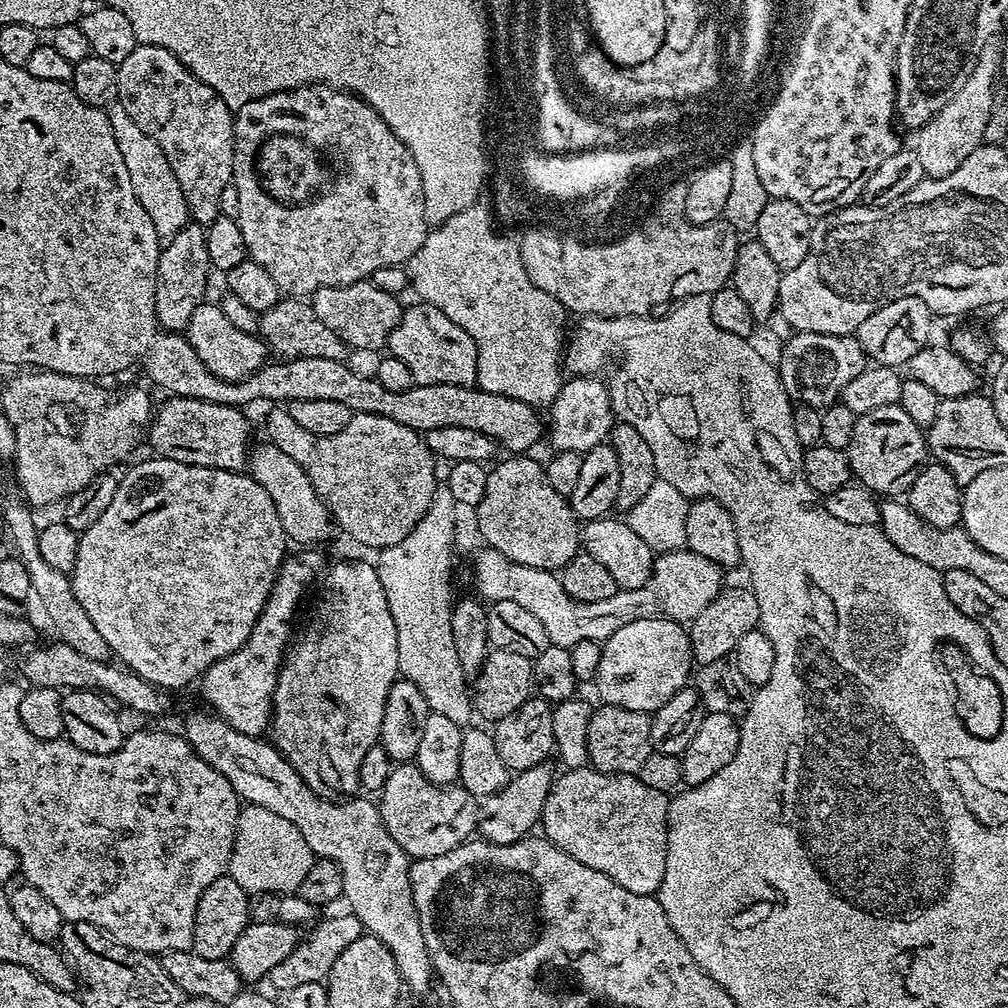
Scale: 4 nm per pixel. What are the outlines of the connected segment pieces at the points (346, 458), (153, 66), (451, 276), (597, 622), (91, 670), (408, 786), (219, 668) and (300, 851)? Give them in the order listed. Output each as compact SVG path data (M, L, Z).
M276 406L268 416L264 428L268 431L267 443L278 446L282 454L294 458L298 466L310 478L314 490L328 507L335 527L341 533L364 542L367 546L379 549L394 546L394 542L402 542L414 526L430 510L430 502L434 498L434 490L438 483L436 477L437 457L428 449L423 435L410 426L402 426L402 422L394 422L394 418L384 418L382 414L366 414L357 412L352 415L350 422L338 434L319 436L302 430L294 418L290 418L287 407Z
M137 43L134 50L122 62L116 65L116 100L138 122L138 127L146 130L158 146L162 146L162 154L166 154L166 162L170 162L170 170L174 170L174 178L178 178L178 186L182 186L182 198L186 198L188 215L195 223L206 226L221 215L222 190L232 183L234 170L234 150L232 149L232 125L234 112L218 98L206 82L189 70L185 64L170 50L153 44Z
M484 202L466 206L466 210L435 225L424 245L406 265L410 288L420 295L417 297L423 303L438 306L438 310L442 310L450 322L458 322L458 326L462 326L462 330L474 338L478 350L476 381L483 392L518 398L533 406L550 406L554 398L558 398L558 390L565 382L560 372L562 353L566 347L566 310L558 298L550 298L546 290L538 290L538 286L530 282L530 274L526 274L526 266L522 266L519 243L508 236L499 236L495 227L493 209Z
M487 546L481 547L481 549L481 552L476 556L476 561L472 564L472 576L476 579L477 593L475 592L475 595L484 602L494 600L518 602L518 606L530 610L530 614L534 614L534 618L538 618L542 622L542 626L546 626L549 644L557 644L567 649L573 648L578 642L586 642L587 640L601 642L609 640L614 634L614 630L622 630L622 626L639 620L663 618L677 622L691 622L694 618L698 618L698 614L702 614L702 610L706 610L706 606L710 606L710 602L714 602L714 598L718 598L718 594L726 584L725 573L708 558L702 558L687 550L661 552L653 559L652 573L646 586L642 586L638 590L619 590L612 598L602 602L582 602L576 601L563 589L561 577L556 572L547 572L534 566L522 566L518 562L506 558L506 554L498 554L498 550Z
M54 642L54 644L46 645L45 648L36 648L33 652L26 653L24 656L24 676L29 680L27 682L29 685L37 688L98 691L110 697L115 703L120 702L132 711L146 716L158 716L170 706L167 691L146 683L140 676L134 675L128 669L115 663L86 658L86 654L80 654L61 642Z
M400 762L393 767L390 778L386 778L386 786L378 794L378 807L390 838L394 838L394 842L398 842L400 849L412 860L446 854L473 839L478 832L480 804L477 797L462 786L441 786L430 782L414 762Z
M300 550L297 552L300 552L297 556L289 555L280 565L280 573L276 576L266 606L254 626L250 638L246 638L244 645L238 650L234 650L234 654L211 664L198 681L198 689L200 688L205 702L209 704L205 705L220 719L225 720L230 726L234 726L234 730L247 736L263 737L269 731L272 723L272 695L276 689L280 667L284 665L290 641L294 636L292 623L296 620L296 611L299 610L300 603L303 602L304 595L308 592L308 587L312 583L312 587L317 583L318 577L326 568L324 556L320 550Z
M250 804L240 814L227 875L232 876L234 882L238 882L238 886L249 894L292 894L299 889L302 878L306 878L313 859L310 846L306 846L306 838L302 838L298 826L286 822L286 818L278 818L274 810Z

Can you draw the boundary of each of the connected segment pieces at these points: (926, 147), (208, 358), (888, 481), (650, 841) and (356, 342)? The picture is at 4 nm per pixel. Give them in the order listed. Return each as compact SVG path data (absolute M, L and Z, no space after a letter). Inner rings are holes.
M979 67L970 70L966 82L962 82L962 90L954 94L946 106L942 108L916 133L916 142L912 144L912 150L918 154L918 162L927 179L946 177L952 174L974 150L984 143L986 134L986 122L990 122L992 107L996 105L998 91L996 92L997 75L993 72L980 72Z
M216 302L202 303L198 310L194 310L186 335L198 358L202 358L205 366L223 380L245 380L247 376L253 376L259 368L264 367L270 356L270 349L263 339L246 330L238 330L238 326L234 326L234 322L222 314Z
M899 404L882 406L856 417L854 434L846 451L853 477L880 498L896 498L907 493L916 473L930 460L925 429L918 427Z
M585 766L583 768L573 768L565 771L565 776L557 775L552 781L552 788L548 791L548 797L546 798L544 809L540 815L540 824L542 825L542 829L544 828L543 835L549 840L549 842L554 846L558 846L562 850L566 850L566 854L578 858L578 862L582 862L582 866L590 866L590 870L598 870L602 874L606 874L606 878L618 882L618 886L626 886L626 890L630 890L630 894L638 894L639 896L656 896L662 886L662 880L666 878L668 805L670 800L662 790L653 790L652 787L646 786L646 782L642 782L639 775L632 774L632 776L627 776L624 772L627 771L601 770L596 766Z
M371 279L359 280L346 286L326 286L313 292L310 297L314 314L318 314L322 326L330 326L330 330L334 330L334 334L338 334L338 338L342 338L342 342L352 350L383 349L400 321L400 302L386 290L378 290L378 286L374 286Z

